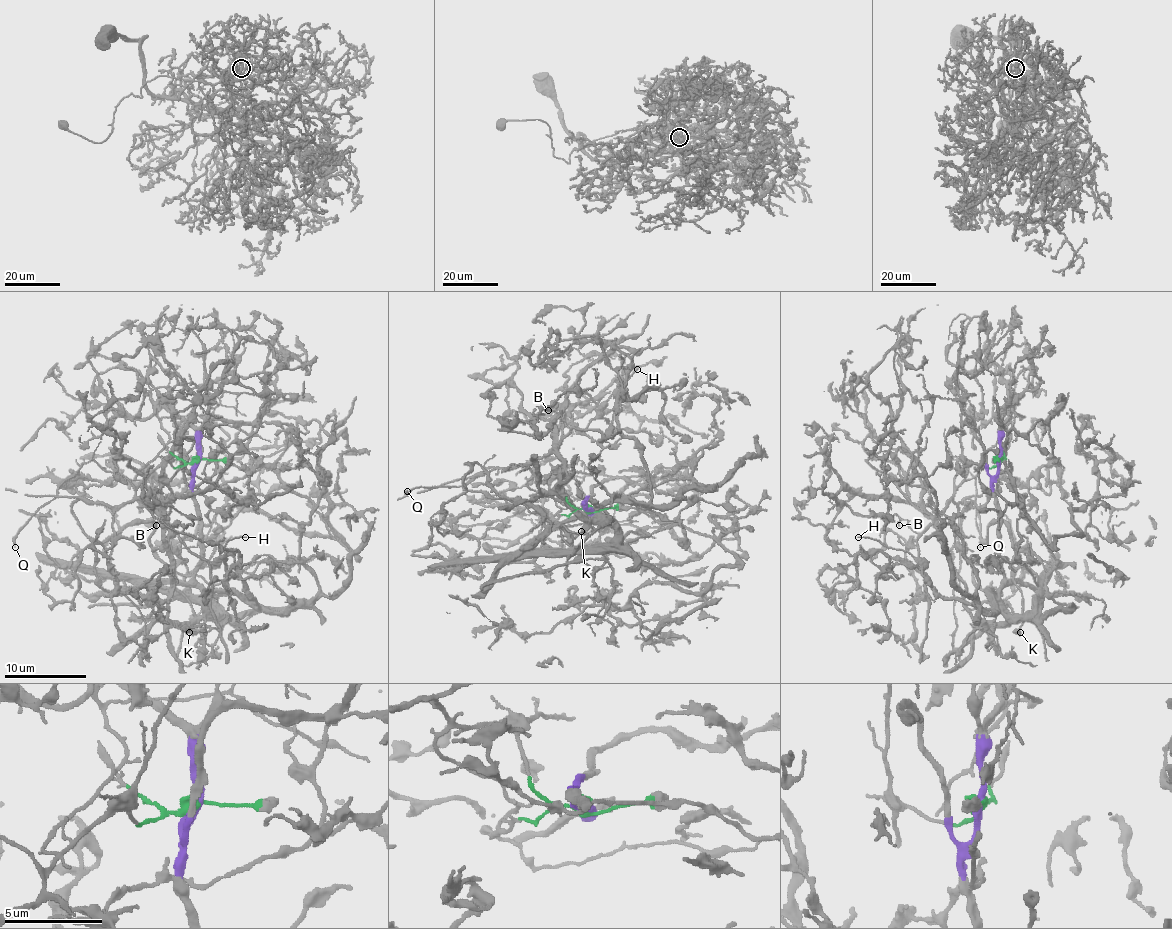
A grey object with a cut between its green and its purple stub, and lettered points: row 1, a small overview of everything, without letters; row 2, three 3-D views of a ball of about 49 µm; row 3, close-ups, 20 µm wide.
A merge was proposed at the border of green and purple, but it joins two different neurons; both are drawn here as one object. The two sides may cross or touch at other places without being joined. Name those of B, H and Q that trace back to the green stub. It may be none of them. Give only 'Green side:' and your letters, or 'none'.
Green side: B, H, Q

